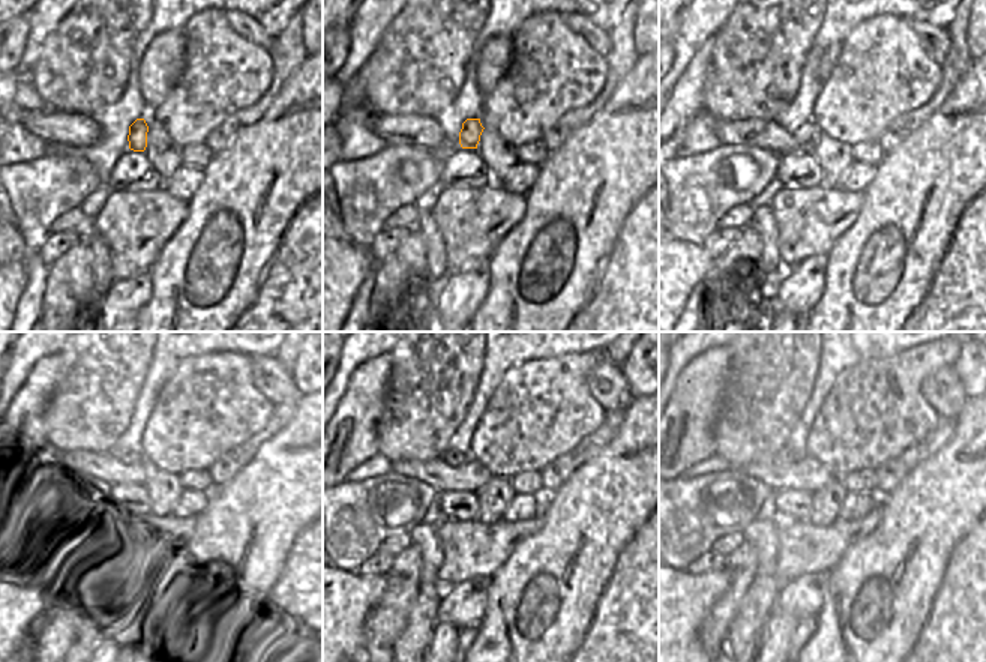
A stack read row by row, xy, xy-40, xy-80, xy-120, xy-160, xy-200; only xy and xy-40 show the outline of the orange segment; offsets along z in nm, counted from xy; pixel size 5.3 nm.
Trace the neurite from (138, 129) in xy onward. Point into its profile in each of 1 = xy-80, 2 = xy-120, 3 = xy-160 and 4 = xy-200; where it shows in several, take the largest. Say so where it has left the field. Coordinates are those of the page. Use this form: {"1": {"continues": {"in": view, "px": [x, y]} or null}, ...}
{"1": {"continues": {"in": "xy-80", "px": [806, 132]}}, "2": {"continues": {"in": "xy-120", "px": [132, 458]}}, "3": {"continues": {"in": "xy-160", "px": [453, 458]}}, "4": {"continues": {"in": "xy-200", "px": [785, 457]}}}

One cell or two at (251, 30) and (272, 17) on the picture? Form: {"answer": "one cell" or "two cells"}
{"answer": "two cells"}

